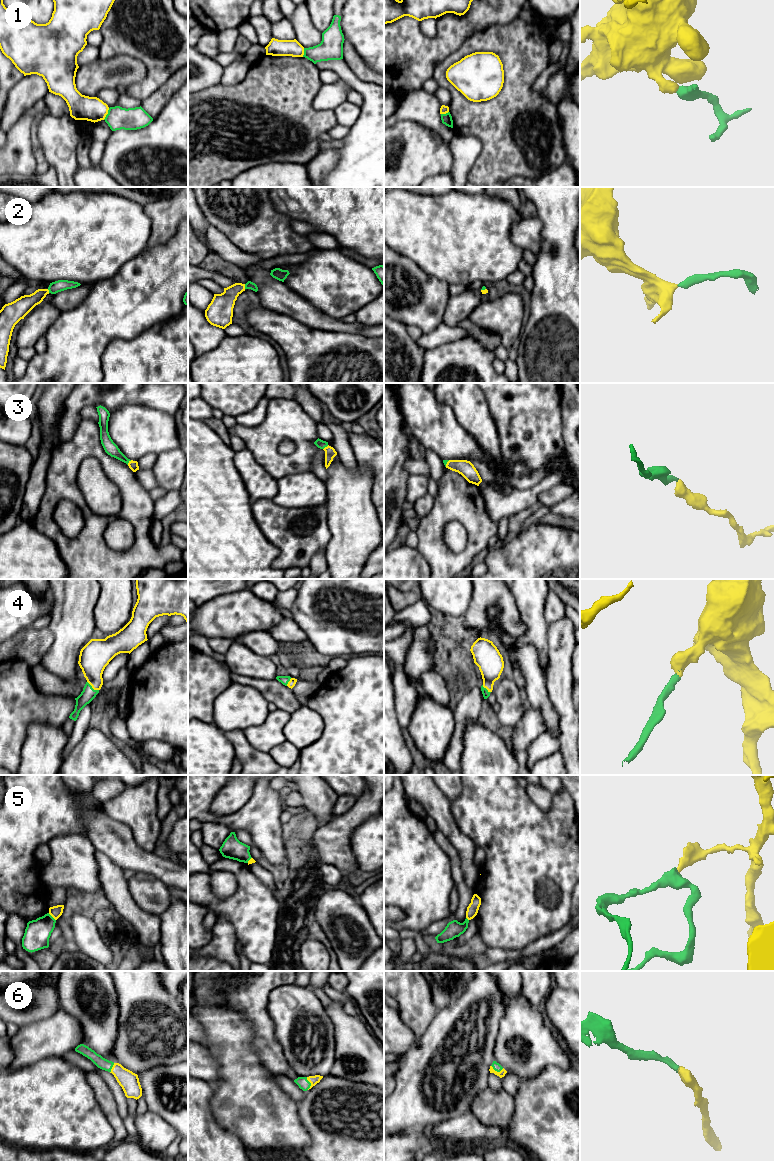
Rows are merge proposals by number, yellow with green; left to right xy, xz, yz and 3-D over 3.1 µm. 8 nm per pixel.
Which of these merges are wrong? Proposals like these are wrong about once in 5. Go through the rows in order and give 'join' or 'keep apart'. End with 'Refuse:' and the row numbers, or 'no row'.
1: keep apart
2: join
3: join
4: join
5: keep apart
6: join
Refuse: 1, 5

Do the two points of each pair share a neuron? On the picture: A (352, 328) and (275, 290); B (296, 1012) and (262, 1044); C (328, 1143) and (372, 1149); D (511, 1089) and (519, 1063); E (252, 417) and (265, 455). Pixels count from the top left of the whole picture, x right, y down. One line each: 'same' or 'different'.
A: same
B: different
C: same
D: different
E: different

